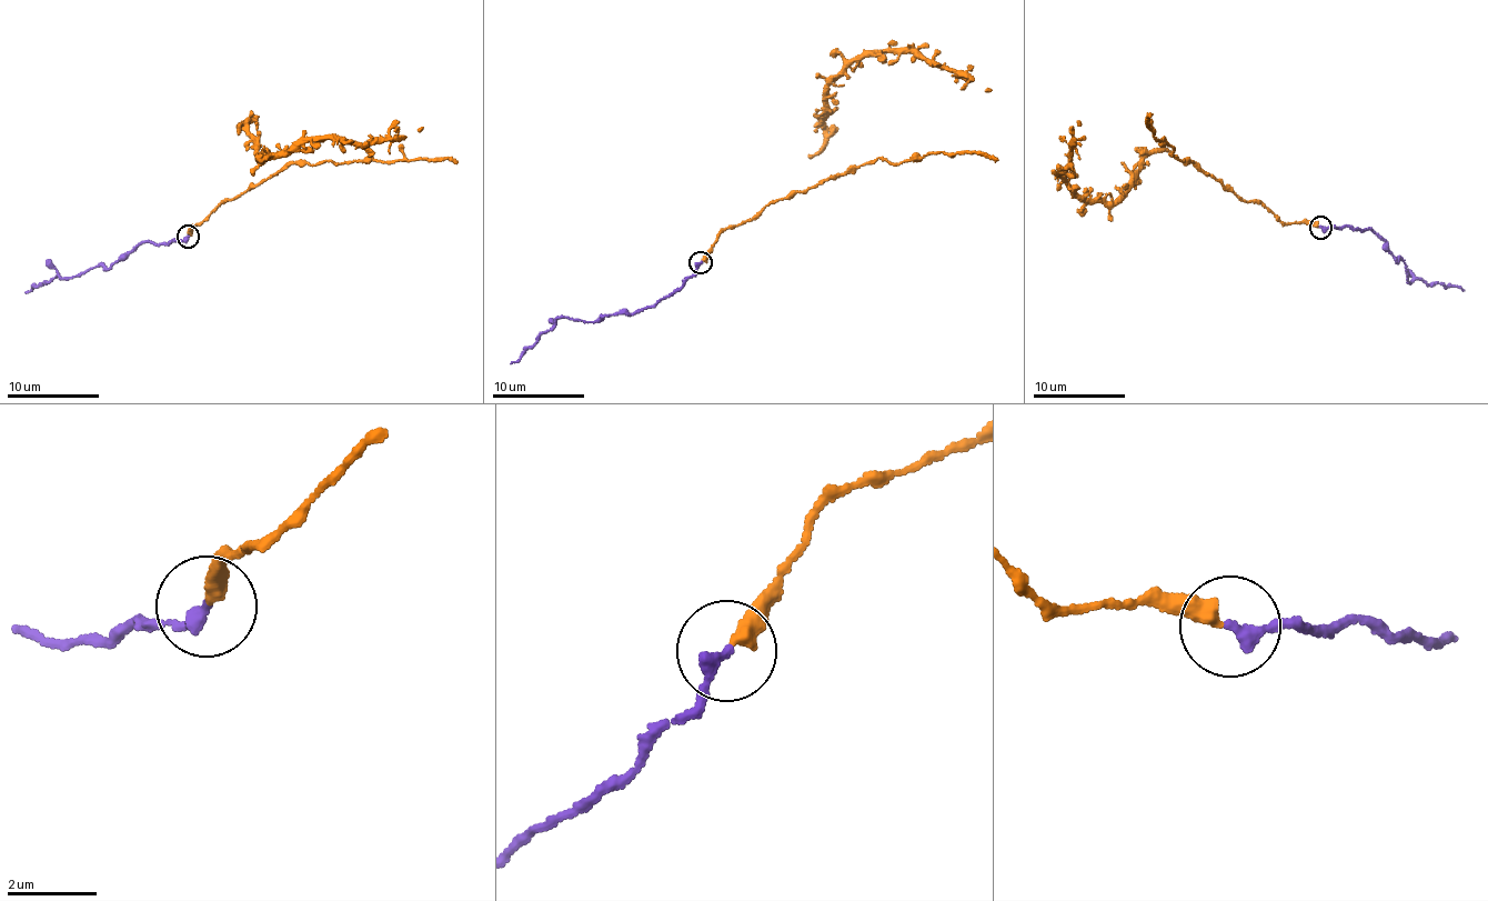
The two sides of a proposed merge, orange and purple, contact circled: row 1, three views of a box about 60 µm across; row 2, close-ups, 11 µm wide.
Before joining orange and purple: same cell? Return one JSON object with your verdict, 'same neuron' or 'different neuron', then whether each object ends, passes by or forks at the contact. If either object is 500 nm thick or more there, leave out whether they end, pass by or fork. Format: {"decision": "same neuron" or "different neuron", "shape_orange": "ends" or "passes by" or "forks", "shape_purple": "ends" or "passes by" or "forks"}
{"decision": "same neuron", "shape_orange": "ends", "shape_purple": "ends"}

